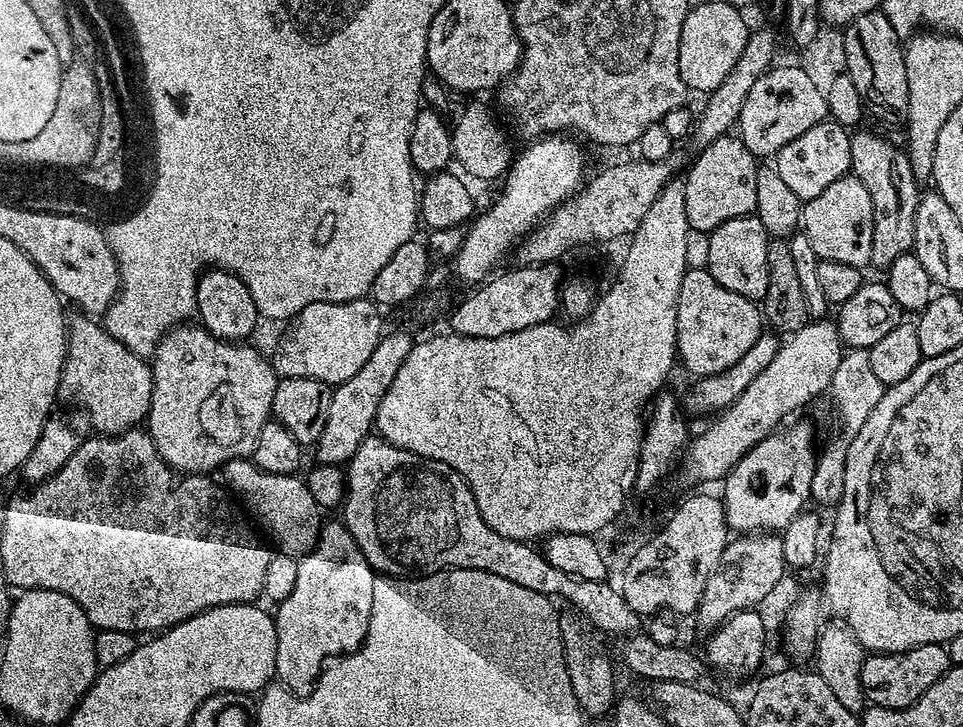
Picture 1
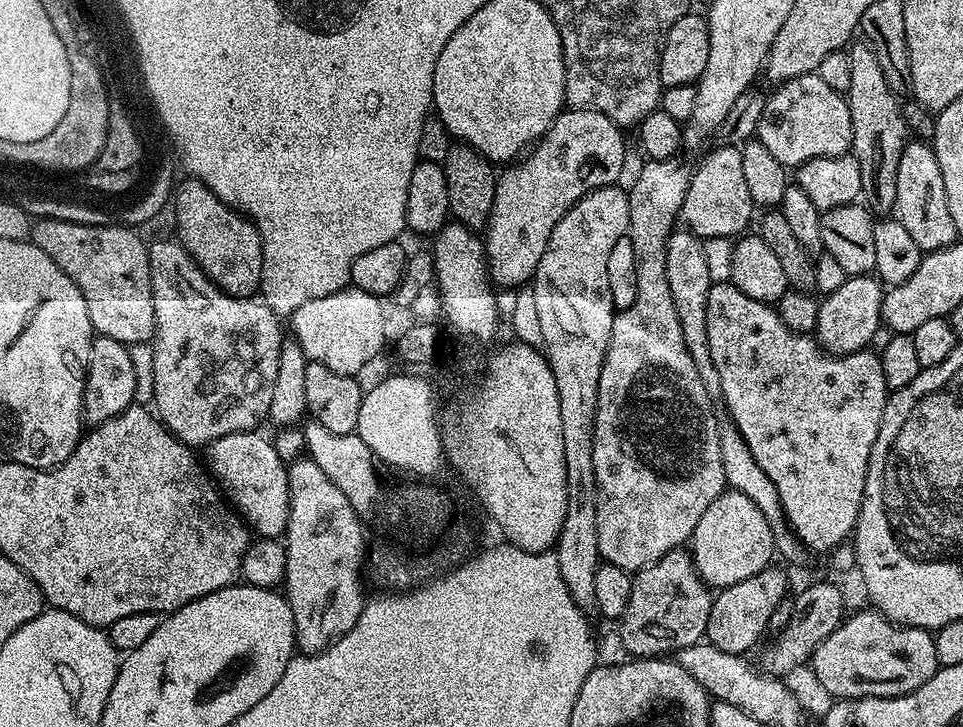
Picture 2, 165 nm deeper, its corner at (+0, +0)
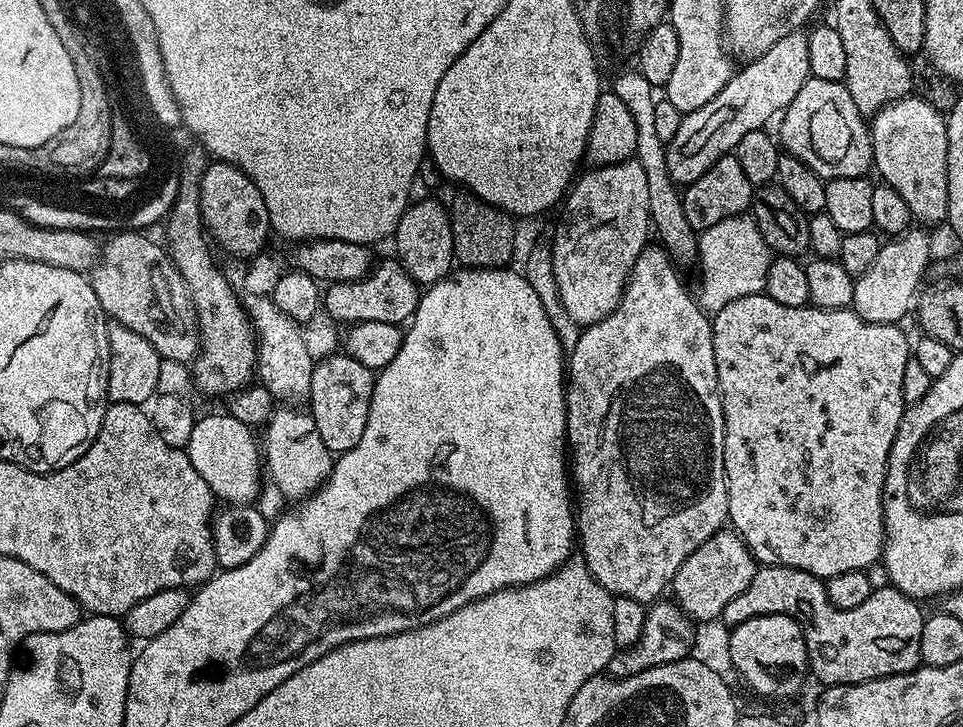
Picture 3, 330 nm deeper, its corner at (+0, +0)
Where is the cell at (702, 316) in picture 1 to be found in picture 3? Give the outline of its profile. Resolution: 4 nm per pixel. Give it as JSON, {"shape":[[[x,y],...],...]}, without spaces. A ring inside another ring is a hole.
{"shape":[[[767,294],[734,298],[711,317],[714,338],[714,362],[718,366],[720,401],[724,411],[724,477],[728,491],[728,524],[738,533],[750,554],[761,565],[781,564],[787,568],[806,570],[827,578],[846,574],[846,570],[863,572],[884,555],[884,483],[890,446],[904,417],[902,374],[910,359],[910,340],[900,324],[866,322],[851,307],[826,310],[805,306],[782,306]]]}

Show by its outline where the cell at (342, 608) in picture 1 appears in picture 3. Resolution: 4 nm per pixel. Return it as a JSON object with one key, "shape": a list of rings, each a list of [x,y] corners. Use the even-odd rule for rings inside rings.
{"shape":[[[280,406],[273,411],[272,417],[268,419],[264,440],[262,436],[262,458],[266,463],[266,468],[272,471],[271,483],[278,486],[278,490],[292,502],[299,502],[305,496],[311,496],[325,480],[332,474],[334,463],[334,453],[322,442],[322,434],[314,426],[314,418],[307,411],[296,406]]]}

